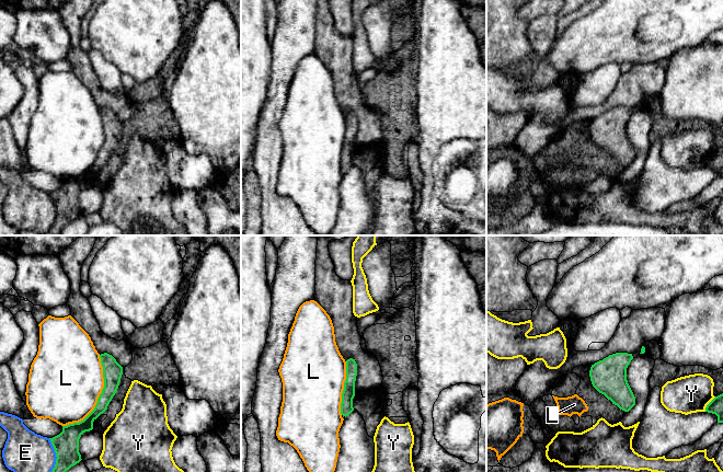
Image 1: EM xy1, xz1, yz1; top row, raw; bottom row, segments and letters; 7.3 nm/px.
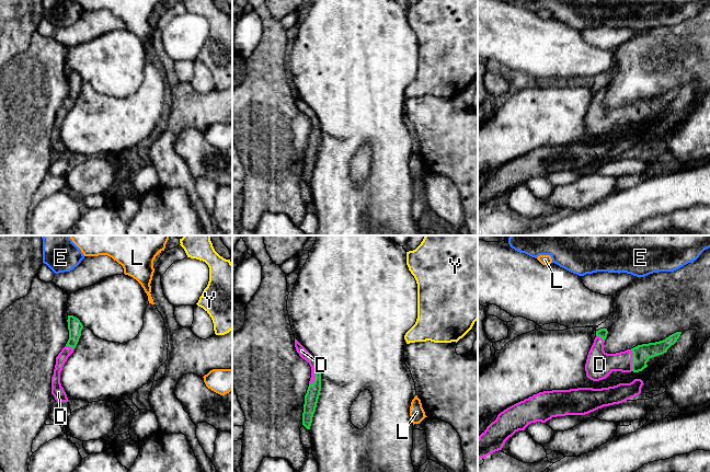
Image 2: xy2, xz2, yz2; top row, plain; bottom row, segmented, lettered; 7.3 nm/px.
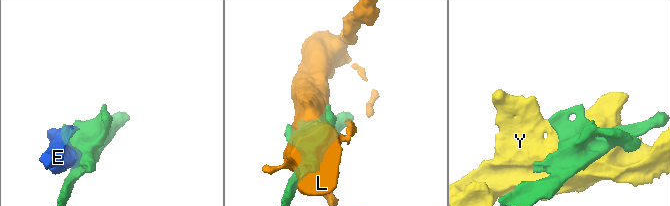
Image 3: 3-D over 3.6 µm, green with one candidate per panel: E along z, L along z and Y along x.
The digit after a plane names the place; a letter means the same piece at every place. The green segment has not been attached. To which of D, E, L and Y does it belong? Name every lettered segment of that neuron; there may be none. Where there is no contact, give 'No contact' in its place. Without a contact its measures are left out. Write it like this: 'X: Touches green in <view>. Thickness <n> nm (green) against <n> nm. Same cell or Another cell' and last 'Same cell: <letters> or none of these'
D: Touches green in yz2. Thickness 130 nm (green) against 200 nm. Same cell
E: Touches green in xy1. Thickness 190 nm (green) against 300 nm. Another cell
L: Touches green in xy1. Thickness 140 nm (green) against 480 nm. Another cell
Y: Touches green in yz1. Thickness 110 nm (green) against 280 nm. Another cell
Same cell: D

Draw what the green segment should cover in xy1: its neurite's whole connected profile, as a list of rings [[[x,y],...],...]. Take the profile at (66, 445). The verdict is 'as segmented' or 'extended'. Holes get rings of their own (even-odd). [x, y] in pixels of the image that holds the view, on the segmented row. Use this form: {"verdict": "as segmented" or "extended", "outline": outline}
{"verdict": "as segmented", "outline": [[[107,353],[101,354],[100,358],[104,378],[102,393],[94,410],[83,421],[62,426],[62,431],[59,435],[49,438],[57,457],[51,472],[66,472],[82,460],[79,452],[81,435],[93,429],[93,422],[107,410],[110,402],[117,392],[123,367]]]}

